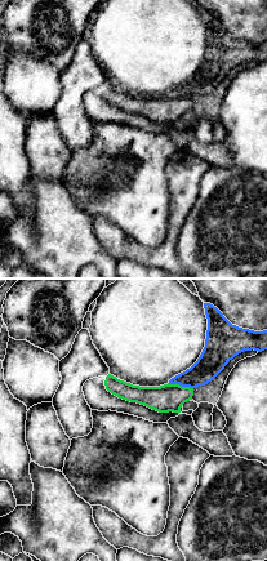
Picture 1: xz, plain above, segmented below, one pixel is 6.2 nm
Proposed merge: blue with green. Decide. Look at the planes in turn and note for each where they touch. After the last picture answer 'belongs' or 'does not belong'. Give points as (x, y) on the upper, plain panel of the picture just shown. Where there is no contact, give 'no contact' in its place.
meets blue at (181, 96)

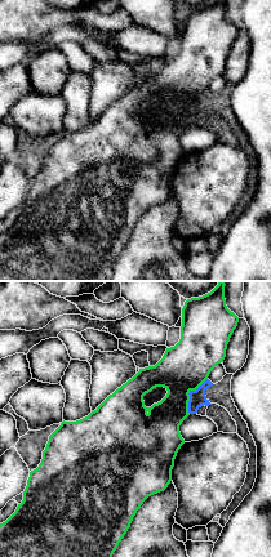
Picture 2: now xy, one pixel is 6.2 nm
meets blue at (189, 105)

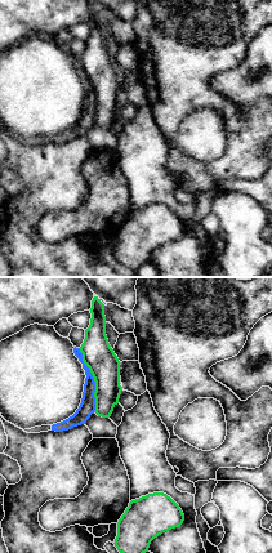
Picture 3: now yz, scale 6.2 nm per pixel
meets blue at (93, 92)

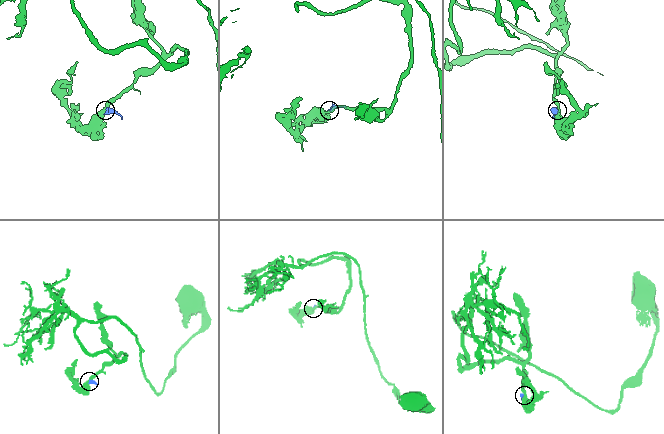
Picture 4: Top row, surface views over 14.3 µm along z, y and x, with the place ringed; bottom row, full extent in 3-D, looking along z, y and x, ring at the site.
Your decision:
does not belong

